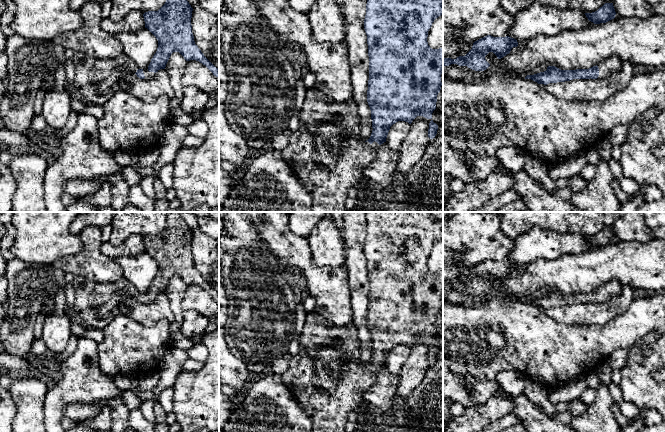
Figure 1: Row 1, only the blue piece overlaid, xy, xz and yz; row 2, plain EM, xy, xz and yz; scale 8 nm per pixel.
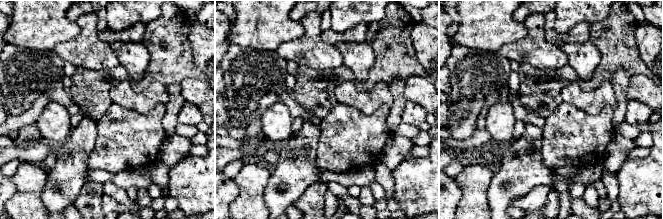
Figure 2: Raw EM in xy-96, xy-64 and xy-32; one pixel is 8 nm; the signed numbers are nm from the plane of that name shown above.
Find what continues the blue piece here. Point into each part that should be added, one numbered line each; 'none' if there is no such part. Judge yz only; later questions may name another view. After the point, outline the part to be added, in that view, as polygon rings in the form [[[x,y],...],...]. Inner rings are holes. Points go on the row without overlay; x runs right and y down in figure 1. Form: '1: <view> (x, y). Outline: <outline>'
1: yz (609, 290). Outline: [[[613,280],[610,281],[602,286],[600,286],[599,288],[597,288],[598,292],[599,292],[599,303],[603,303],[606,302],[607,300],[615,297],[617,294],[619,294],[622,290],[622,284],[617,281],[617,280]]]

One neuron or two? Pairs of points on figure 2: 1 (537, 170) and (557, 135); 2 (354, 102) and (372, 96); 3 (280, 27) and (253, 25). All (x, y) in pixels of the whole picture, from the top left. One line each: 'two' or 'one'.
1: two
2: one
3: one

